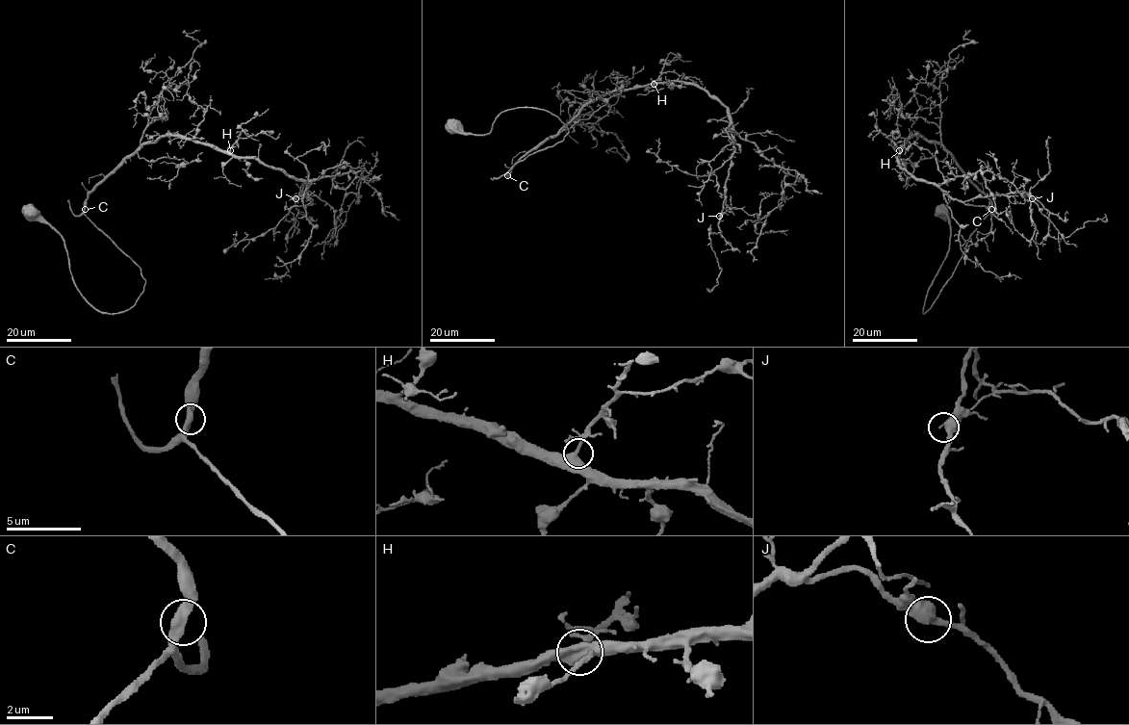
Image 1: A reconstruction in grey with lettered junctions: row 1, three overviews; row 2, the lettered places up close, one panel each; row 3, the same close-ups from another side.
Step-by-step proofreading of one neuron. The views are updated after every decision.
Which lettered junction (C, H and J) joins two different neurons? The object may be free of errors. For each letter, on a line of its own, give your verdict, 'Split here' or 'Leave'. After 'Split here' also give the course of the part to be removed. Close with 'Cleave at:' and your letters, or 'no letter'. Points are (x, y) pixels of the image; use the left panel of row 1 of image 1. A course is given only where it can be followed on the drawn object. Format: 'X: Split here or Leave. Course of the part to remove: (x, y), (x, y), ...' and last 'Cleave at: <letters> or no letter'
C: Leave
H: Leave
J: Leave
Cleave at: no letter

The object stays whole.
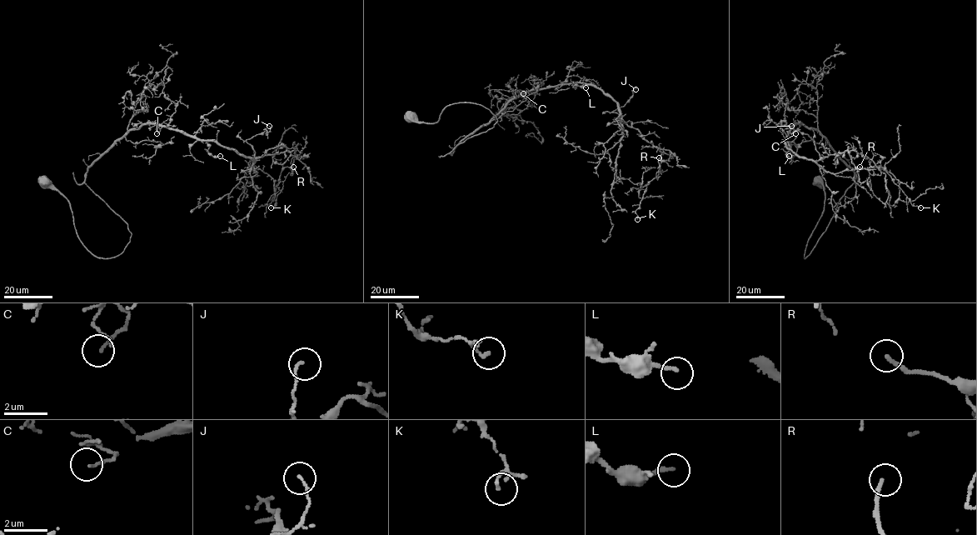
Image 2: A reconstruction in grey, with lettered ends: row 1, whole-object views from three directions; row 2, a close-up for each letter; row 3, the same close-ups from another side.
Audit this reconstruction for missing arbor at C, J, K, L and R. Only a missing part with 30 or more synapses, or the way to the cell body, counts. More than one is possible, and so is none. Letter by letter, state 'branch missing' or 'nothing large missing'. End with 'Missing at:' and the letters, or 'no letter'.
C: nothing large missing
J: nothing large missing
K: nothing large missing
L: nothing large missing
R: nothing large missing
Missing at: no letter

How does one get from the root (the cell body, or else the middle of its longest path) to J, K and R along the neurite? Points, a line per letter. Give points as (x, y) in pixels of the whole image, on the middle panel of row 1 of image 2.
J: (411, 117), (457, 102), (495, 117), (451, 154), (532, 90), (586, 83), (620, 118), (635, 89)
K: (411, 117), (435, 122), (457, 102), (495, 117), (451, 154), (522, 94), (600, 88), (661, 152), (637, 219)
R: (411, 117), (457, 102), (495, 117), (451, 154), (514, 98), (586, 83), (661, 152), (657, 179), (659, 157)

